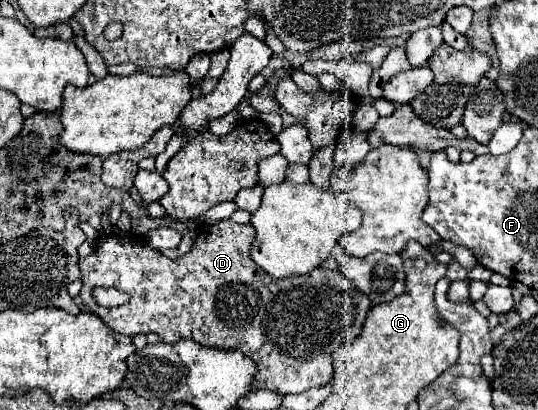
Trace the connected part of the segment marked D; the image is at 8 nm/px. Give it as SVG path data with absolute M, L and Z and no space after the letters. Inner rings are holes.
M232 220L204 224L198 230L198 238L192 250L176 260L166 258L140 236L100 236L94 244L94 252L80 260L84 284L80 290L82 304L90 306L92 312L100 316L102 322L106 322L106 326L124 336L154 332L164 342L178 342L182 338L190 338L208 348L240 350L242 354L252 358L258 368L252 382L252 390L264 388L278 394L296 394L308 388L328 384L334 372L332 352L360 334L372 304L366 298L366 294L362 294L340 270L316 268L304 276L274 280L264 270L260 270L250 258L254 236L256 230L252 224L244 226ZM98 286L126 292L130 296L128 304L116 308L104 308L96 304L92 290Z

